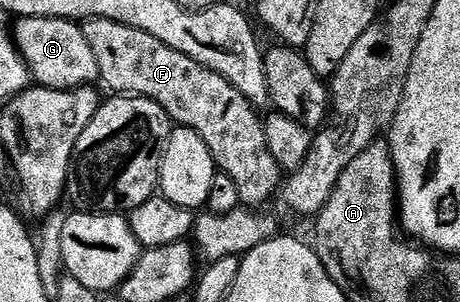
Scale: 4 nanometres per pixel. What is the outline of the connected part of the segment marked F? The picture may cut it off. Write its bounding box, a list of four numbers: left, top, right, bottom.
[82,19,281,207]

